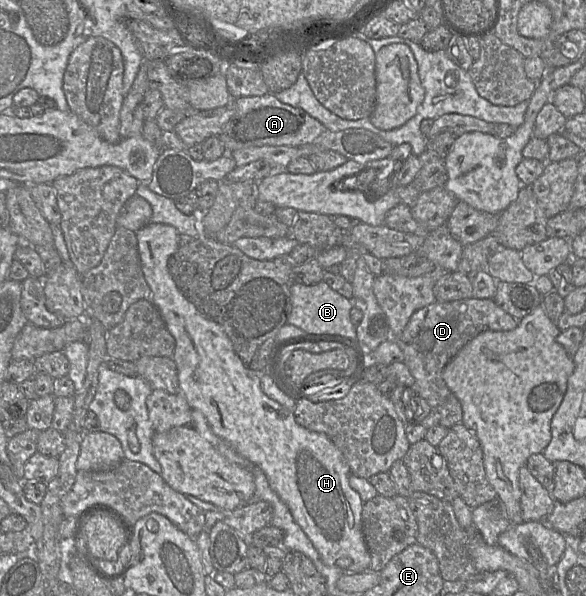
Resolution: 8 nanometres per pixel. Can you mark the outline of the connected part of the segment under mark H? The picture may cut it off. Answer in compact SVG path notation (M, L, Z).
M149 222L136 231L136 237L142 271L152 291L152 303L160 311L176 342L173 360L177 366L181 394L193 410L204 414L218 437L262 469L270 487L288 506L294 520L310 539L324 564L339 567L346 573L367 571L371 557L362 532L364 503L359 493L349 485L351 471L341 451L327 435L300 426L293 412L269 398L261 387L261 372L246 368L221 326L204 317L177 288L168 270L169 258L180 247L177 229L169 224Z

